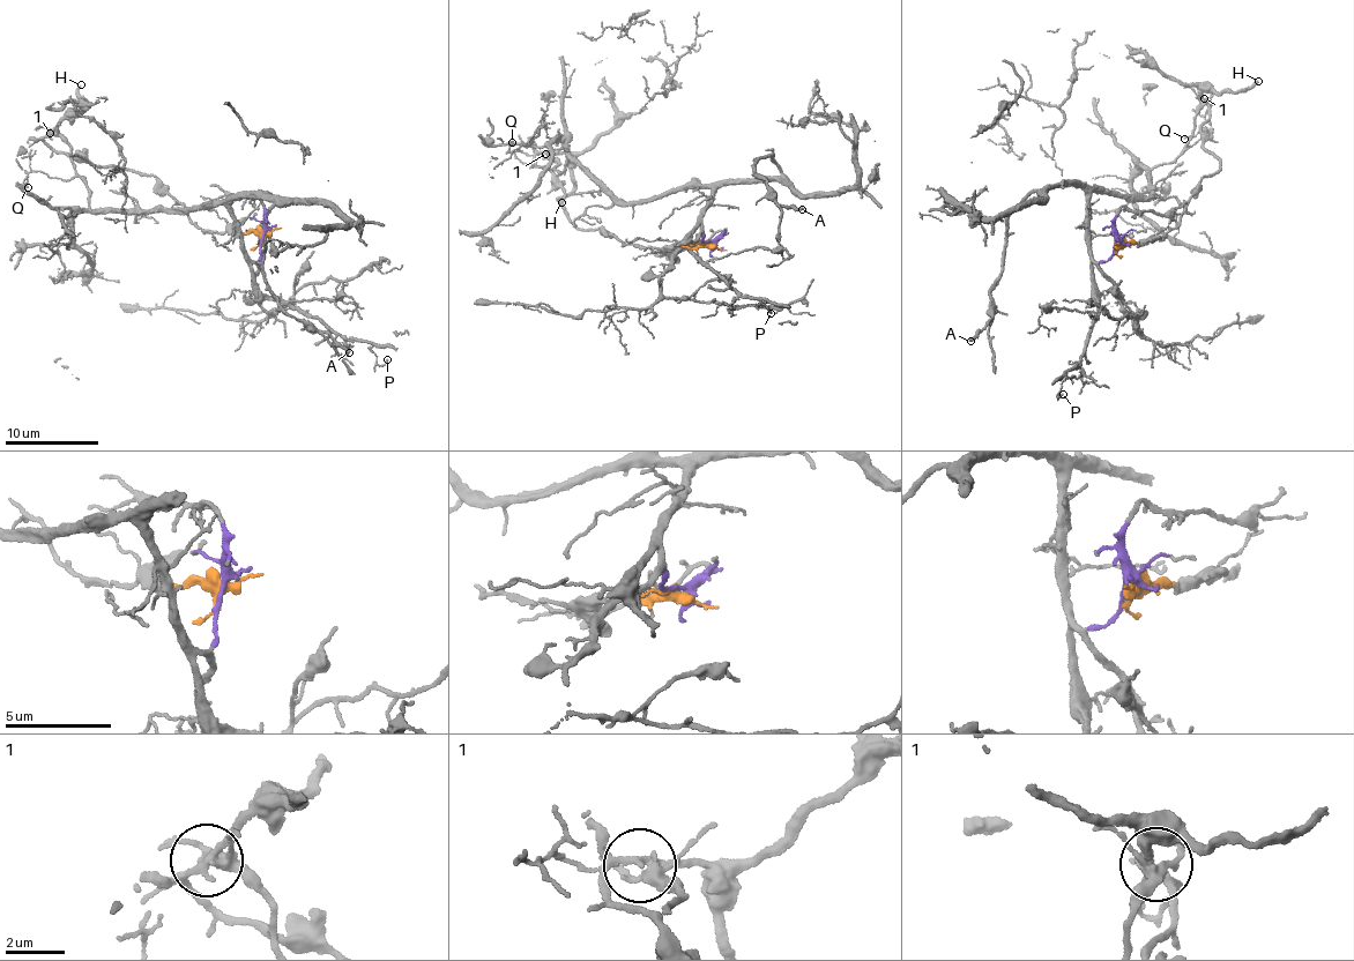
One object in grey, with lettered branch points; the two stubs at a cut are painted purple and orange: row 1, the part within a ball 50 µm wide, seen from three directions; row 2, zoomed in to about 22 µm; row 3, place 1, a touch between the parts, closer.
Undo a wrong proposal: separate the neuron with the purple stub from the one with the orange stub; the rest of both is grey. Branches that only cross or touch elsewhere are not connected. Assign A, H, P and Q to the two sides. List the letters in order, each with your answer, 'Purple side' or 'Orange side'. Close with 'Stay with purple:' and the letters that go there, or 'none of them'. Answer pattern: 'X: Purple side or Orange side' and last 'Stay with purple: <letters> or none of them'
A: Purple side
H: Orange side
P: Purple side
Q: Purple side
Stay with purple: A, P, Q

